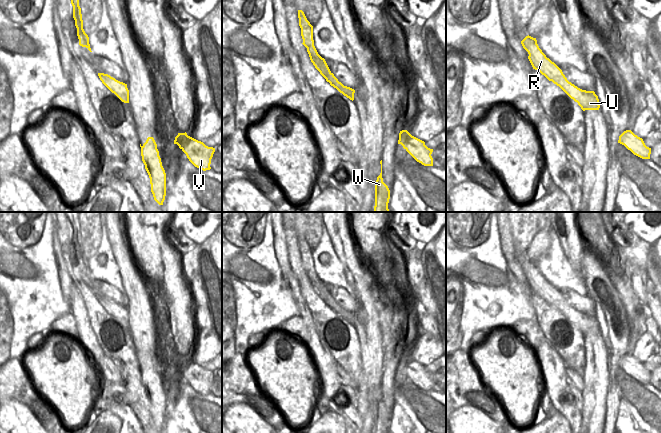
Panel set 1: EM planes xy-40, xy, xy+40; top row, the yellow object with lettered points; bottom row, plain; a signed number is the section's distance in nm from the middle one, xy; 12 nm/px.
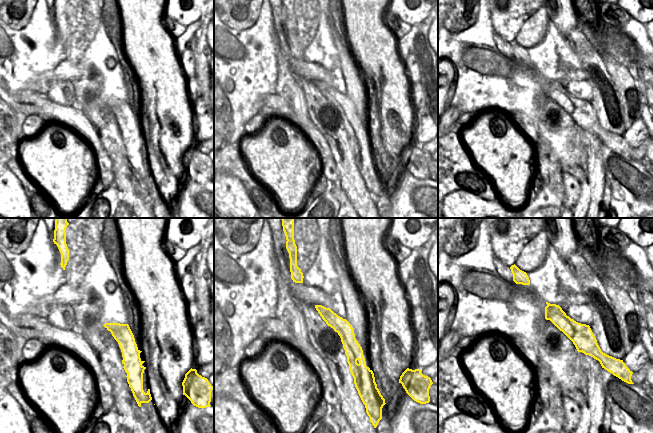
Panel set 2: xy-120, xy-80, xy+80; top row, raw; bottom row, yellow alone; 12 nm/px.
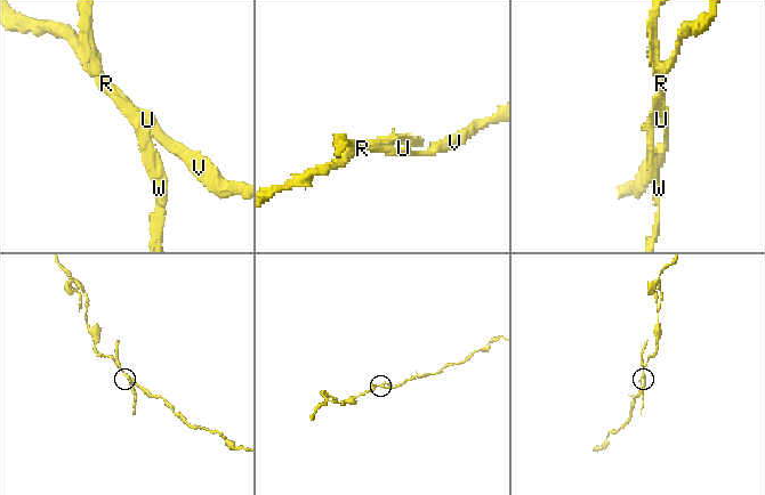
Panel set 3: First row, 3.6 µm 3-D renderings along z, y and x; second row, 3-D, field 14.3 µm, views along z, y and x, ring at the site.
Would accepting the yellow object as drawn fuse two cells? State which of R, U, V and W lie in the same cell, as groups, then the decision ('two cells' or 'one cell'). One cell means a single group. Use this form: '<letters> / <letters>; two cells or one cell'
R U V / W; two cells

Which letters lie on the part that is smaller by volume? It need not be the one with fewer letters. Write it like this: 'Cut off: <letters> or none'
Cut off: W

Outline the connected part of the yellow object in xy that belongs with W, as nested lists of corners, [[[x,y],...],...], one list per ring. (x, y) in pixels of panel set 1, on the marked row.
[[[382,160],[380,161],[380,164],[381,173],[375,182],[375,206],[374,210],[369,212],[389,212],[388,203],[390,199],[390,190],[388,186],[383,182]]]

